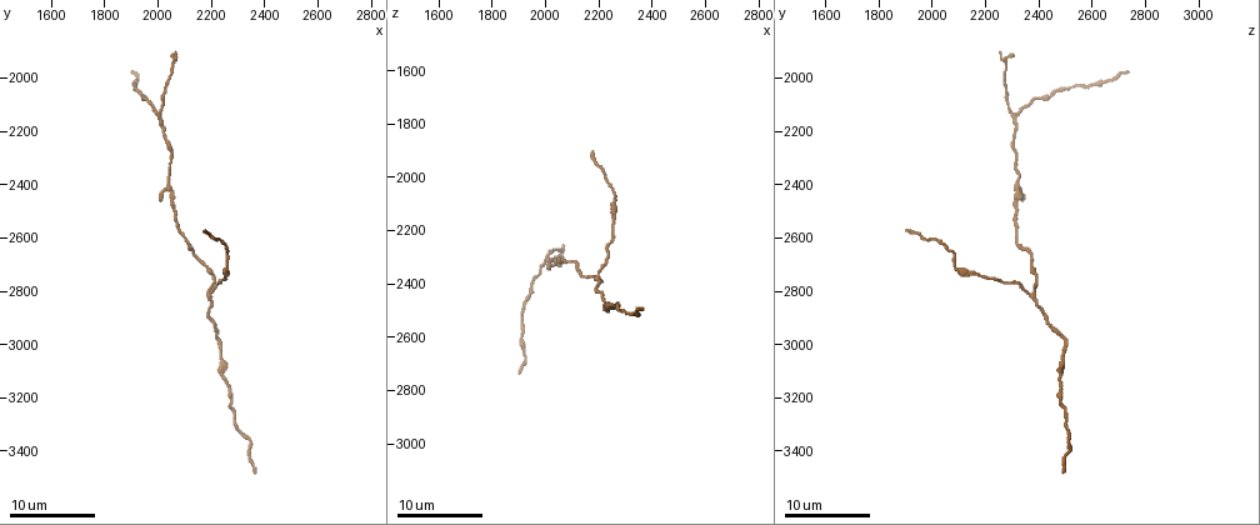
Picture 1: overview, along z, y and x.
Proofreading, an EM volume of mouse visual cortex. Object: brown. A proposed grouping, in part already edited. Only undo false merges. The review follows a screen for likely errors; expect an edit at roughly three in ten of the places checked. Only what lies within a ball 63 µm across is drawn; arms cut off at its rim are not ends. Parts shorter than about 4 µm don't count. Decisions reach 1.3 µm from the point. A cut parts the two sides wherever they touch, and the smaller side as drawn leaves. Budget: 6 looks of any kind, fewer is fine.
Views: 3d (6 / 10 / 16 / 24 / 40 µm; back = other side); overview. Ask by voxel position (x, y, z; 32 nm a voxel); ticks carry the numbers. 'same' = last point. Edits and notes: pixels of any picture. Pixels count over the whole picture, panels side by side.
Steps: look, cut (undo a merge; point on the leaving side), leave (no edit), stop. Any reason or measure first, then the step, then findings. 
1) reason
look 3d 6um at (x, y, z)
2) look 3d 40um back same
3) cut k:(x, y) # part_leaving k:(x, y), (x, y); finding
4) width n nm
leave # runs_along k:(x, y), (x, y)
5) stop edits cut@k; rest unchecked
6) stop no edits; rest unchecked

branch point
look 3d 16um at (2010, 2140, 2310)

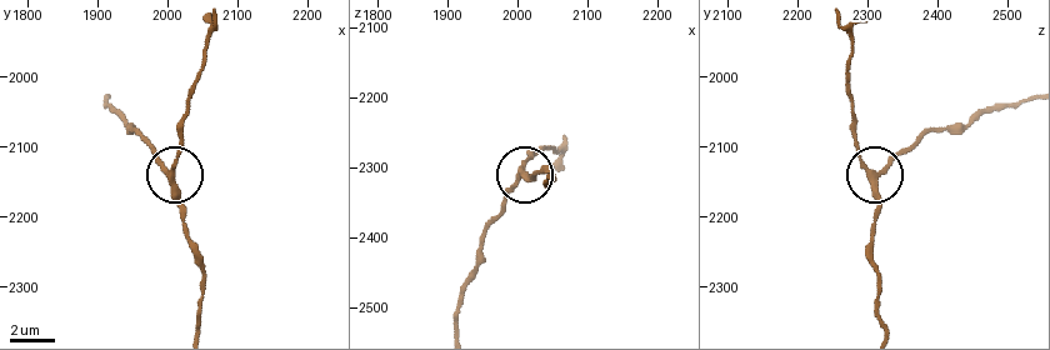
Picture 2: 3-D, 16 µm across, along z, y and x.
closer look
look 3d 10um at (2000, 2135, 2315)

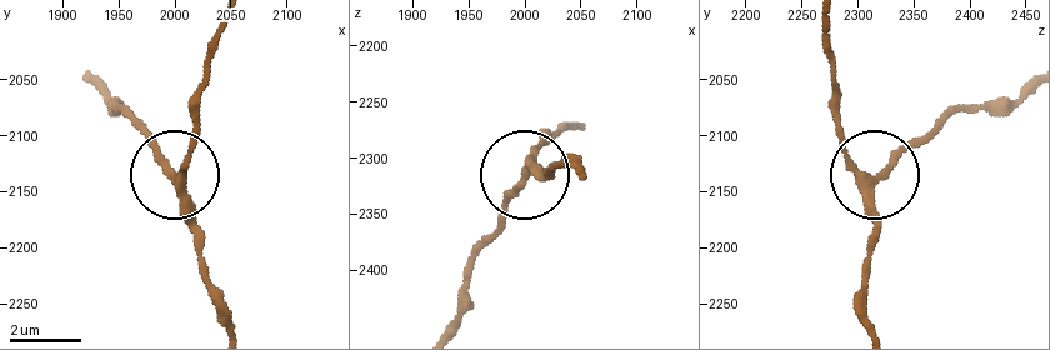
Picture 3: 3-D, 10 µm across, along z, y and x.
leave # runs_along 3:(873, 328), (866, 248), (875, 185), (846, 149), (834, 116); continuous, no second neuron

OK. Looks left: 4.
calibre changes
look 3d 24um at (2230, 3110, 2470)

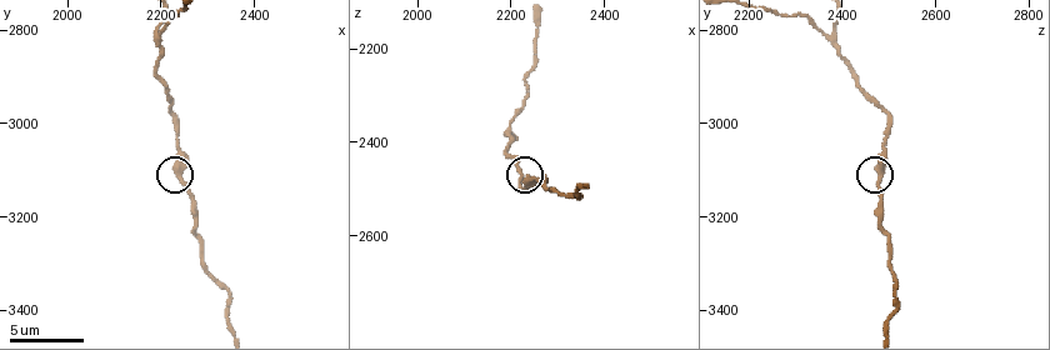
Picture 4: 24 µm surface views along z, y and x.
look 3d 6um at (2240, 3105, 2485)

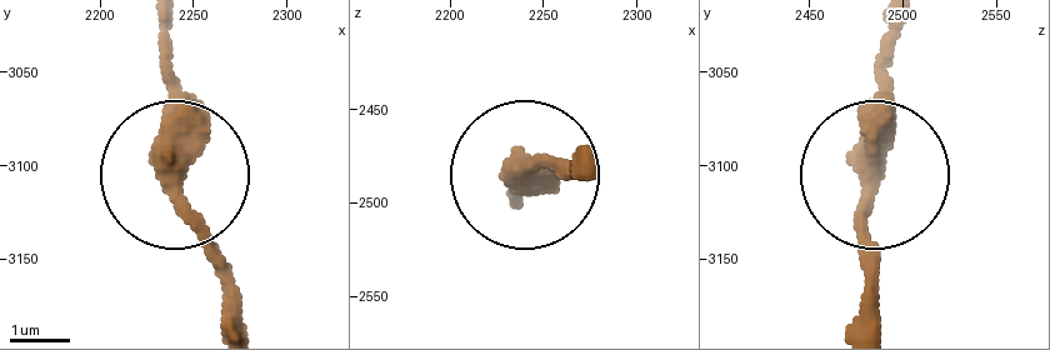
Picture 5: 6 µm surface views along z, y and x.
width 380 nm
leave # runs_along 5:(888, 24), (873, 303); all the same neuron

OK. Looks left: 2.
a fork
look 3d 10um at (2195, 2810, 2370)

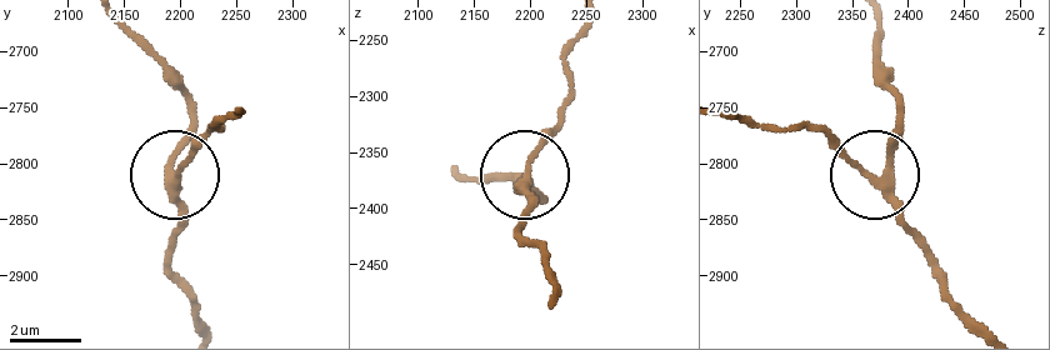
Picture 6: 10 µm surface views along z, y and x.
from behind
look 3d 10um back at (2196, 2816, 2370)

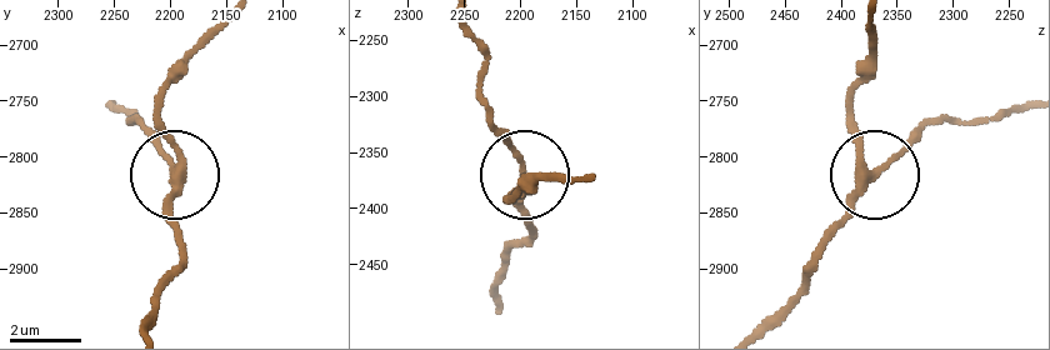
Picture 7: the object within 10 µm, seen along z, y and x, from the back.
arms 3
leave # runs_along 7:(584, 176), (506, 195), (525, 168), (489, 108); one neuron here

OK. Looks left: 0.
stop no edits; rest unchecked

